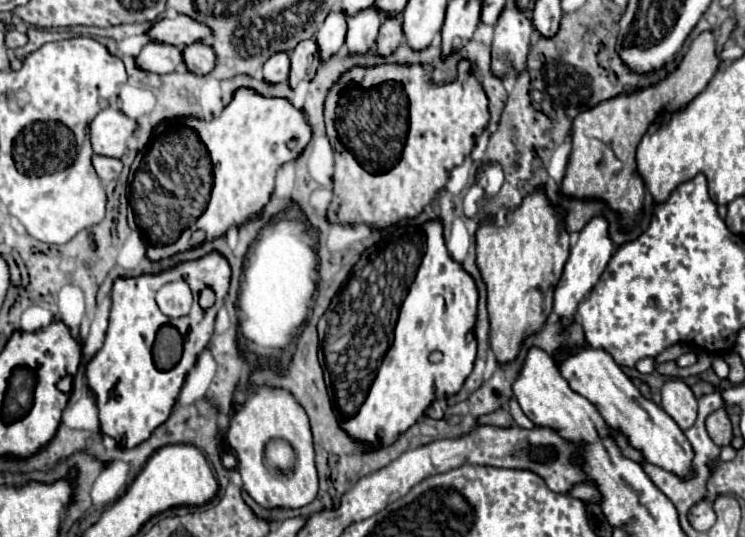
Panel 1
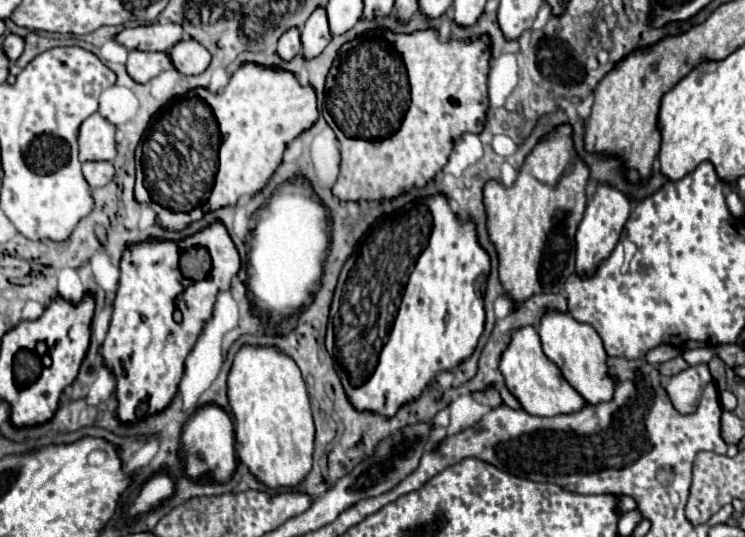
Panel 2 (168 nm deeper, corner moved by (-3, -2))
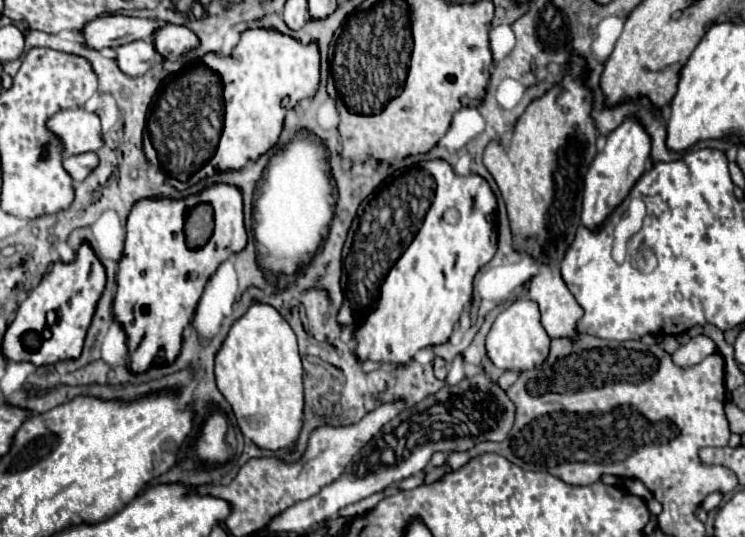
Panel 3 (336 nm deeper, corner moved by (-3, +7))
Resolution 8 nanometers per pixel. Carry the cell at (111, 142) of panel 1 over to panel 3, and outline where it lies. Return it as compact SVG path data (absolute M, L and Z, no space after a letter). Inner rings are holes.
M83 108L63 110L61 114L55 114L49 120L49 128L61 138L65 156L97 152L105 146L99 116Z

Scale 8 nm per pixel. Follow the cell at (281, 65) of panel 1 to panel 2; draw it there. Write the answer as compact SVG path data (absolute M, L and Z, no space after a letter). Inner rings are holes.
M291 27L289 31L285 31L285 35L281 35L279 45L277 45L277 53L289 61L293 59L297 53L301 53L301 33L297 27Z

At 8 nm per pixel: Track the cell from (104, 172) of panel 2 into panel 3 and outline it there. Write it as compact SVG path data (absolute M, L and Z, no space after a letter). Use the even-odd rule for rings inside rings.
M85 152L65 158L65 170L69 170L75 182L83 182L97 166L99 166L99 158L95 152Z

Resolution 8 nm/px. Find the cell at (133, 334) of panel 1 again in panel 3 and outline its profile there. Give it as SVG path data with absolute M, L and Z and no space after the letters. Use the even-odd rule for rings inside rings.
M213 186L215 232L201 250L189 250L183 236L185 200L139 200L127 218L125 250L117 270L117 294L113 318L127 334L127 360L133 374L147 372L159 354L173 364L181 352L183 330L191 324L197 302L215 274L231 256L245 248L247 232L243 226L241 192L233 186Z

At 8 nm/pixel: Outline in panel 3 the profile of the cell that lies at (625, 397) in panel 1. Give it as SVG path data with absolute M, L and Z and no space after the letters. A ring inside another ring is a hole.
M539 266L539 274L529 284L529 298L539 304L541 310L541 326L549 338L577 338L577 322L583 318L583 308L577 304L559 272L553 272L549 266Z

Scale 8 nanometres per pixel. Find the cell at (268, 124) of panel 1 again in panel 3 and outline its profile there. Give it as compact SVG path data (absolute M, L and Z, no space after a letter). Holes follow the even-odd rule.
M247 30L241 34L241 40L233 48L231 56L219 58L207 54L201 60L201 66L205 66L209 74L217 74L217 82L221 82L221 102L225 102L225 116L221 116L225 118L225 126L221 126L221 146L217 146L217 154L213 154L210 162L221 171L243 170L249 162L261 158L267 150L271 150L279 140L287 112L295 108L301 100L313 98L319 88L317 46L313 46L313 42L309 46L303 46L297 40L273 30Z

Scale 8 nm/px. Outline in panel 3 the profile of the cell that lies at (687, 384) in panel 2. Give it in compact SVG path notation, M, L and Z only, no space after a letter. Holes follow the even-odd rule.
M695 336L689 340L689 344L681 346L675 354L673 354L673 362L679 368L691 368L697 366L699 362L703 362L707 356L711 356L717 350L715 342L707 336Z

